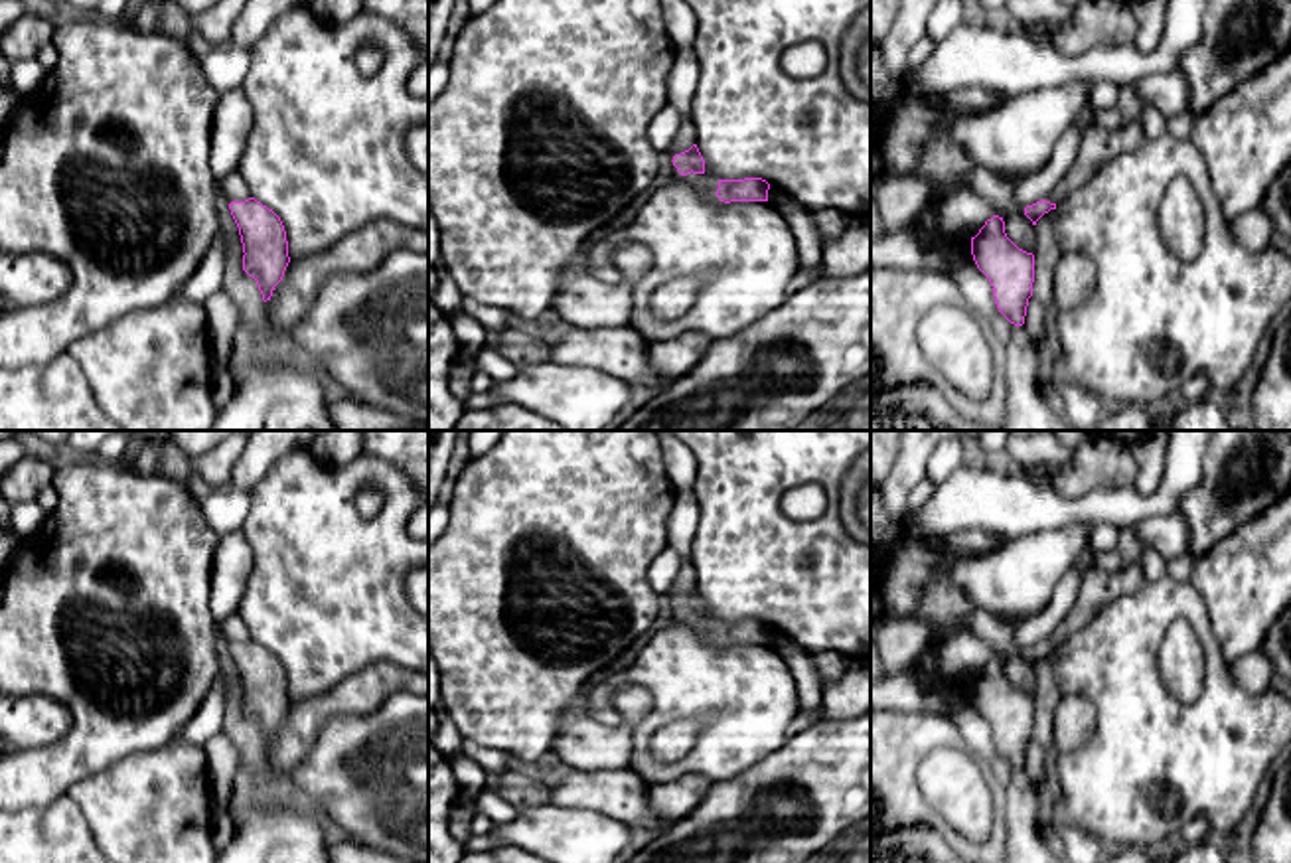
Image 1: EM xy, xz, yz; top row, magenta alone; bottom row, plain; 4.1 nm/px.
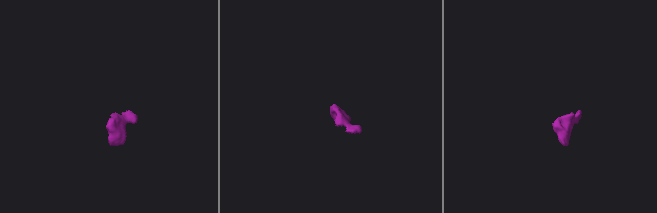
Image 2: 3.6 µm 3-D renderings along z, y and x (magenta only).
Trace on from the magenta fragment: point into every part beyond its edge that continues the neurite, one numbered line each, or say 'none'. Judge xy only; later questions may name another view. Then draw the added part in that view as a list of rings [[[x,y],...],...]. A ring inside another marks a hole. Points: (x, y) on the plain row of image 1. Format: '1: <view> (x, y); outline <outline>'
none

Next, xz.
1: xz (707, 627); outline [[[675,610],[673,622],[687,624],[689,628],[697,630],[705,640],[709,640],[711,644],[724,646],[717,640],[719,620],[709,614],[705,614],[705,616],[691,614],[687,618],[681,618]]]

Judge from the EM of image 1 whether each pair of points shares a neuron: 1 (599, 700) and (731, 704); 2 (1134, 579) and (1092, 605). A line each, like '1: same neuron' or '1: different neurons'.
1: same neuron
2: same neuron

